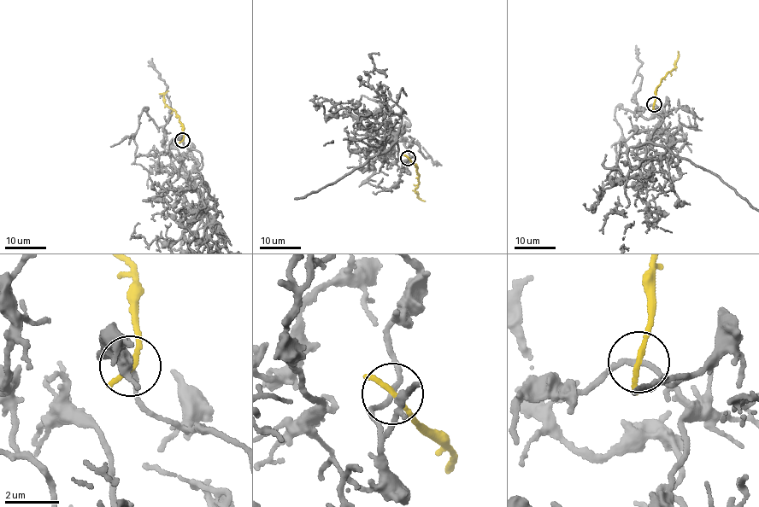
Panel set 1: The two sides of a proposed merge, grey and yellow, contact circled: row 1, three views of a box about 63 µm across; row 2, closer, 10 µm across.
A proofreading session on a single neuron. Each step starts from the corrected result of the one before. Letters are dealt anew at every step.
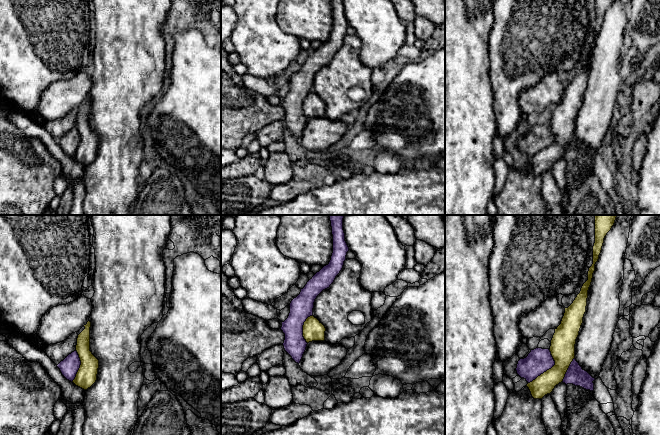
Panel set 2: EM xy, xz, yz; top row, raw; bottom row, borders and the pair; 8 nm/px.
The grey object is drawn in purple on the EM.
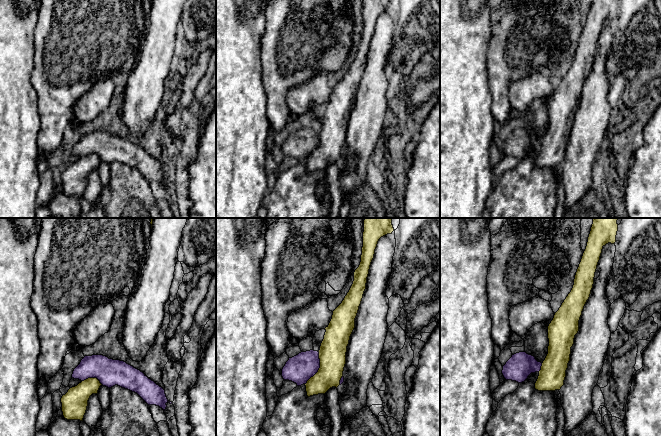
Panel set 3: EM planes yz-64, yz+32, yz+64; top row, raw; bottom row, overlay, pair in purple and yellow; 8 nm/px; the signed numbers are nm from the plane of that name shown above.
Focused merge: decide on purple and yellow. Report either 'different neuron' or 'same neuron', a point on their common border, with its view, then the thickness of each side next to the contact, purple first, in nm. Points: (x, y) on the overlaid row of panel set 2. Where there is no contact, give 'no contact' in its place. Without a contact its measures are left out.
different neuron | yz (548, 369) | 200/200 nm

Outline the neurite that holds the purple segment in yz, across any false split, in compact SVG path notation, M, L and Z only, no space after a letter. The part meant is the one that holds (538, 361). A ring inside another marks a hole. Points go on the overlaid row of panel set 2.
M536 348L531 350L526 358L518 361L516 371L530 383L554 365L555 361L549 349Z

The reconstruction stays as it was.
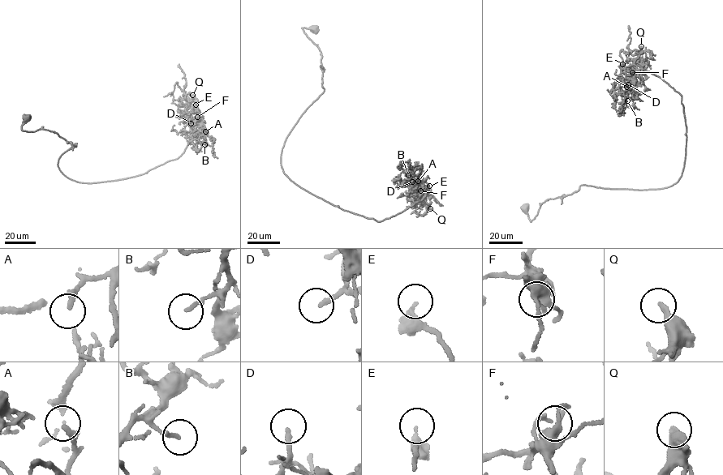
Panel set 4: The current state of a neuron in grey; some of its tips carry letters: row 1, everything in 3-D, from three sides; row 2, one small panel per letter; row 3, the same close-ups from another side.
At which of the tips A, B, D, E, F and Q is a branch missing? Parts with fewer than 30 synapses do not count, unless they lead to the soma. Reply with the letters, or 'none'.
D, Q

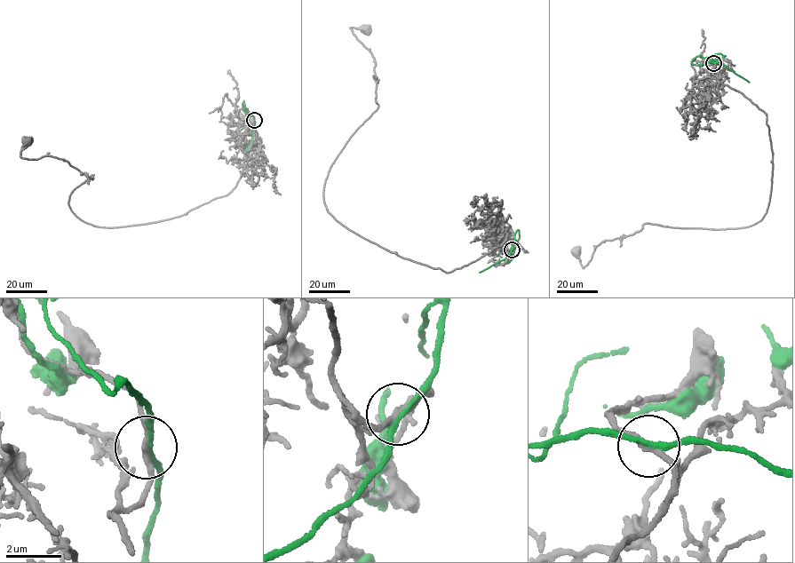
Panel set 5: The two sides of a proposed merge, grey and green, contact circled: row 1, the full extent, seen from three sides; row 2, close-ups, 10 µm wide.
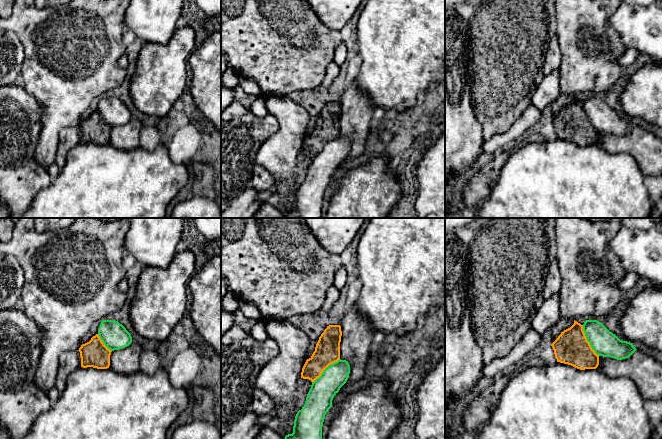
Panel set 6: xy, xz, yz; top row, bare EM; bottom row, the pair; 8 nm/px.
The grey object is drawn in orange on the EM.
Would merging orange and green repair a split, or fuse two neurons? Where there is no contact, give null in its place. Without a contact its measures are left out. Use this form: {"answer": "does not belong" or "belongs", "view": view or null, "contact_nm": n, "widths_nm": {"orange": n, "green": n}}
{"answer": "does not belong", "view": "yz", "contact_nm": 280, "widths_nm": {"orange": 280, "green": 200}}

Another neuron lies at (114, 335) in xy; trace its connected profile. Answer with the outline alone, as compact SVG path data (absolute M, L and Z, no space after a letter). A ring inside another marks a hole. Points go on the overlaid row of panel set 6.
M102 320L98 328L98 335L111 351L123 349L132 342L131 334L115 320Z

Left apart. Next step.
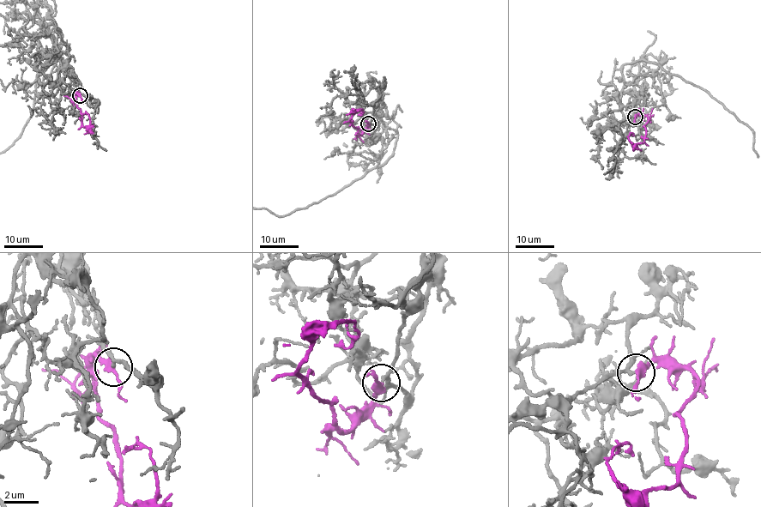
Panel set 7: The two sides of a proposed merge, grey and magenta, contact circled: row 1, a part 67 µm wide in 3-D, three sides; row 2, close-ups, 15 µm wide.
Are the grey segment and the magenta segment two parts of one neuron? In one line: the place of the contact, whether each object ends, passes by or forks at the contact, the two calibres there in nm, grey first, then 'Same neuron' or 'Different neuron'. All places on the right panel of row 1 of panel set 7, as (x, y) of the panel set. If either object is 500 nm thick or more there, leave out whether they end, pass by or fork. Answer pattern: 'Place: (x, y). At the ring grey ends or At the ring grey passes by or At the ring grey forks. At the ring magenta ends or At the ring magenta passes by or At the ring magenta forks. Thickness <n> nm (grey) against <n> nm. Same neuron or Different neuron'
Place: (635, 117). At the ring grey passes by. At the ring magenta passes by. Thickness 190 nm (grey) against 240 nm. Same neuron

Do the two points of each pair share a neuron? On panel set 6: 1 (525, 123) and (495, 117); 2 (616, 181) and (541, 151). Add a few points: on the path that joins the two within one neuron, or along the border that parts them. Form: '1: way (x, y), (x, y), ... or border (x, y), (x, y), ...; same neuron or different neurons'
1: border (531, 104), (506, 131), (495, 134); different neurons
2: way (597, 181), (571, 181), (560, 170); same neuron

